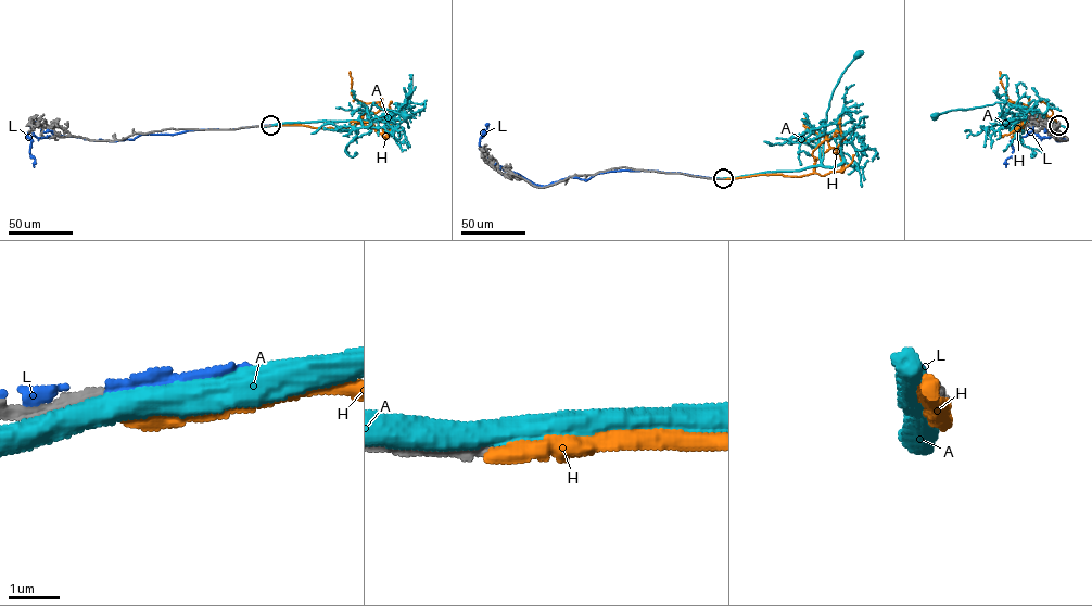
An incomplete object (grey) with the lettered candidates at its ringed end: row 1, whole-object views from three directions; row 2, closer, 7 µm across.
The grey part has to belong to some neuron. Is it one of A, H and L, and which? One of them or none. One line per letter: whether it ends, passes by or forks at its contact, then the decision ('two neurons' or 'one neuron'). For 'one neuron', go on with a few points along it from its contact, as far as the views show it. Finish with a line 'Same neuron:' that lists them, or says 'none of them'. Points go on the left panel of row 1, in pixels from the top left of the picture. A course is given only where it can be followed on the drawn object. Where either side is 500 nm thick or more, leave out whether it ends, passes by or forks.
A: it passes by; two neurons
H: it passes by; two neurons
L: it passes by; two neurons
Same neuron: none of them

